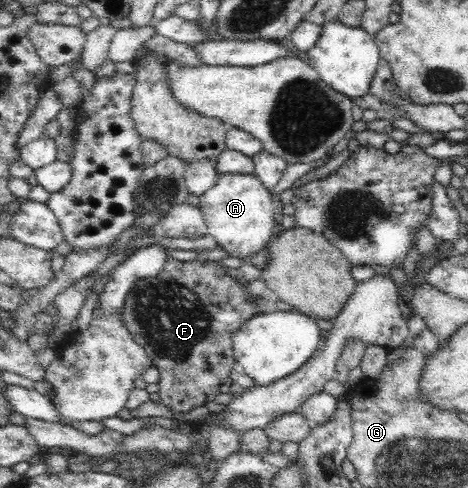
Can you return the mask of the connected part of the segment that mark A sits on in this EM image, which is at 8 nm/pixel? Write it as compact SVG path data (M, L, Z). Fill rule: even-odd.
M218 173L215 183L200 195L208 233L231 257L243 259L269 245L276 224L271 195L255 173Z

